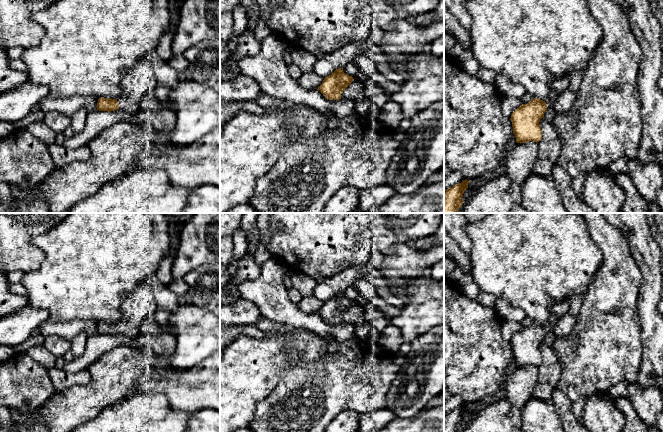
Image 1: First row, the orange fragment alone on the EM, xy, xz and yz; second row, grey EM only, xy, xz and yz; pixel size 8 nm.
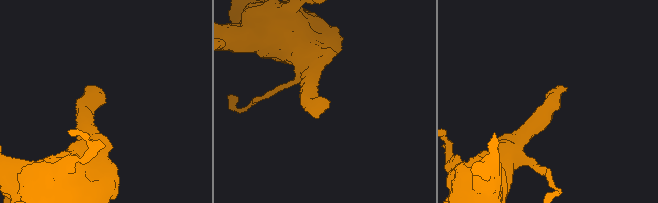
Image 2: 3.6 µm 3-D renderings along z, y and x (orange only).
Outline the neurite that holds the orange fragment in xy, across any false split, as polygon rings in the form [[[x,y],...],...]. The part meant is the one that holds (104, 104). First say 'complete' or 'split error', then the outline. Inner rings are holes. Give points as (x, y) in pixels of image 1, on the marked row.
split error; [[[154,55],[142,58],[132,69],[127,71],[121,82],[124,94],[118,99],[99,98],[97,110],[115,111],[121,106],[127,112],[137,112],[143,97],[153,93],[157,79],[152,69]]]

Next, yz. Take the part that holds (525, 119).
split error; [[[571,76],[554,78],[550,82],[550,95],[543,101],[533,98],[527,104],[519,106],[511,115],[513,134],[517,143],[533,141],[538,143],[542,138],[540,120],[544,117],[547,108],[553,108],[556,99],[568,89]]]

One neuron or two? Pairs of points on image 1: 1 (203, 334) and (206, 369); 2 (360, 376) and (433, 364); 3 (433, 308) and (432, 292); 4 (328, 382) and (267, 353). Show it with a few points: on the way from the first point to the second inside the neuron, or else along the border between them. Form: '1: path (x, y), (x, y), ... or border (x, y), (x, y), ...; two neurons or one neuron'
1: border (209, 356), (192, 369); two neurons
2: border (401, 366), (393, 381), (393, 389); two neurons
3: border (433, 298), (427, 301), (409, 303); two neurons
4: border (315, 359), (297, 359), (286, 369), (277, 382); two neurons

